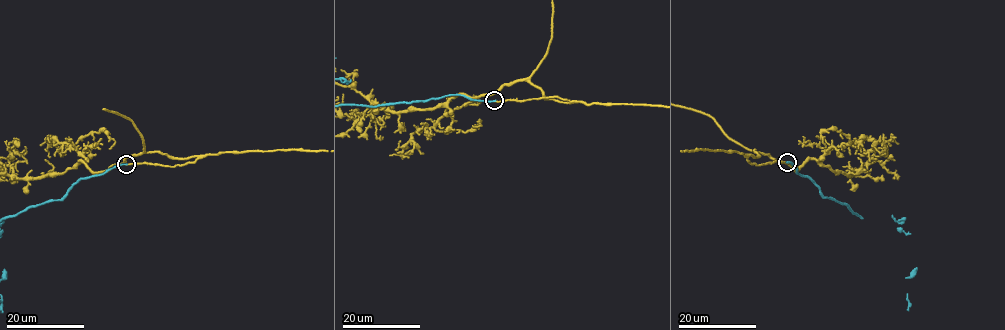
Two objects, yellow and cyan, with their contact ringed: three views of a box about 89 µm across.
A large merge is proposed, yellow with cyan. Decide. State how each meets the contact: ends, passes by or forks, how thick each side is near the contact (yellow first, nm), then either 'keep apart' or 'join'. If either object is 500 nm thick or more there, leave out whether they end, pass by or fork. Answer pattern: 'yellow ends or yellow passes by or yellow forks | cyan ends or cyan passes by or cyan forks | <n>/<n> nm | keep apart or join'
yellow ends | cyan ends | 160/200 nm | keep apart

